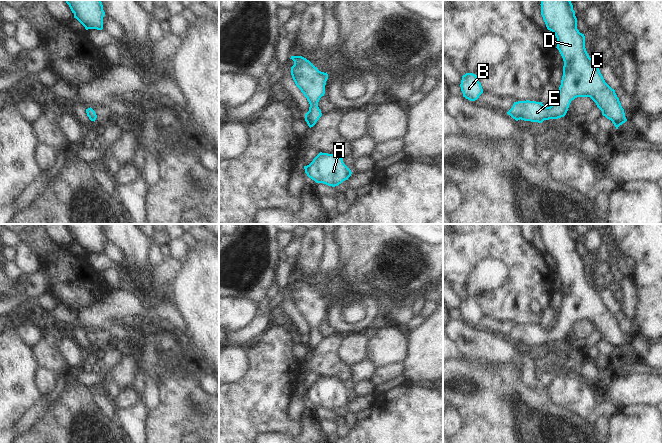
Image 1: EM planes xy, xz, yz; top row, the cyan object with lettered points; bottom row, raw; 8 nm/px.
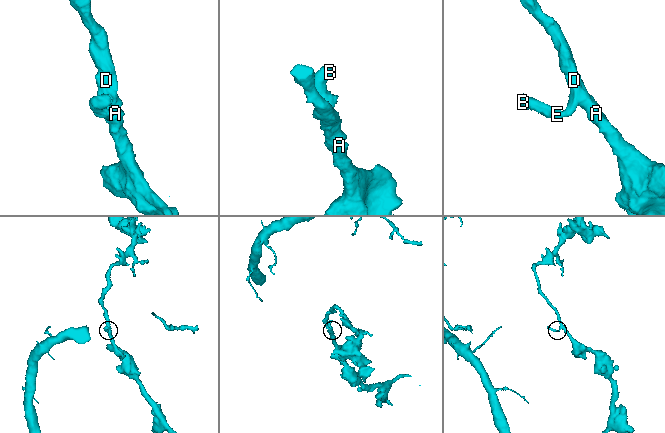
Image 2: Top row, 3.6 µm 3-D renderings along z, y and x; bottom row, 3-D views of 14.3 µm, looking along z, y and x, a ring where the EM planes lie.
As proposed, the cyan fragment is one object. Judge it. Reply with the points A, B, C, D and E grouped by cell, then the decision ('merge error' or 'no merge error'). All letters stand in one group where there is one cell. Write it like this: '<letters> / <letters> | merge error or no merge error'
A B C D E | no merge error

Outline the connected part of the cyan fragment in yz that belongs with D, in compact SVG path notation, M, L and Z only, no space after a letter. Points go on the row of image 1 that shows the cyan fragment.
M541 0L541 15L548 30L557 38L557 49L563 61L563 76L555 102L546 107L542 102L518 101L507 112L516 121L542 123L564 117L572 100L590 97L611 120L616 129L627 121L615 90L604 80L585 48L585 36L577 29L577 18L570 0Z

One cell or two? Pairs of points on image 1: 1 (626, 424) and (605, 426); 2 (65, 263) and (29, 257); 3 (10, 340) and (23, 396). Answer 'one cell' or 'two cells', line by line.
1: two cells
2: two cells
3: one cell

